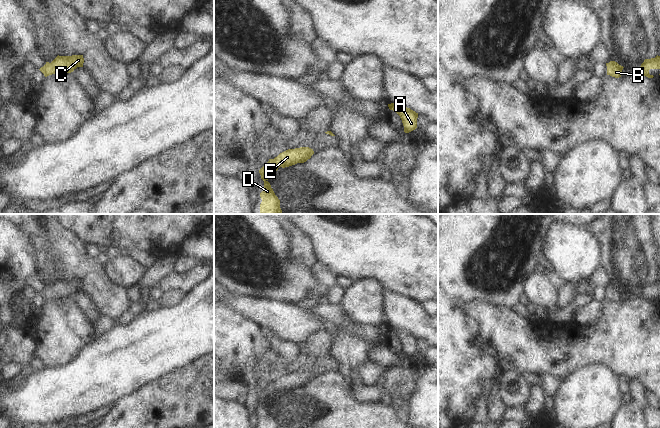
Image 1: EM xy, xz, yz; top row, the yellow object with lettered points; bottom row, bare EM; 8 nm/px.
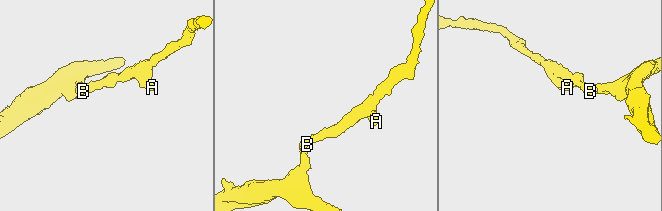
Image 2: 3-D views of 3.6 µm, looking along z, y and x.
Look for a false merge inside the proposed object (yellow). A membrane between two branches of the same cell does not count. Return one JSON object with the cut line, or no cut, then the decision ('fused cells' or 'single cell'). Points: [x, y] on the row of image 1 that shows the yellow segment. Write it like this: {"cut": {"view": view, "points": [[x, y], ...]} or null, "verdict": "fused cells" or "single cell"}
{"cut": null, "verdict": "single cell"}

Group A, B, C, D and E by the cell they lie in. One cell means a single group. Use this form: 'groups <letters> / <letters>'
groups A B C D E

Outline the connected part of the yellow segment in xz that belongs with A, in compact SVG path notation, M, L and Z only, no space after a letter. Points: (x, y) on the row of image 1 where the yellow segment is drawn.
M391 103L388 104L388 107L400 116L405 133L409 133L417 128L418 113L400 104Z

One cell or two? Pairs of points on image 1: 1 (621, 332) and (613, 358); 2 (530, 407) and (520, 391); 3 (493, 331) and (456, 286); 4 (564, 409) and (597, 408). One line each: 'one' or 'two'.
1: one
2: two
3: two
4: one

